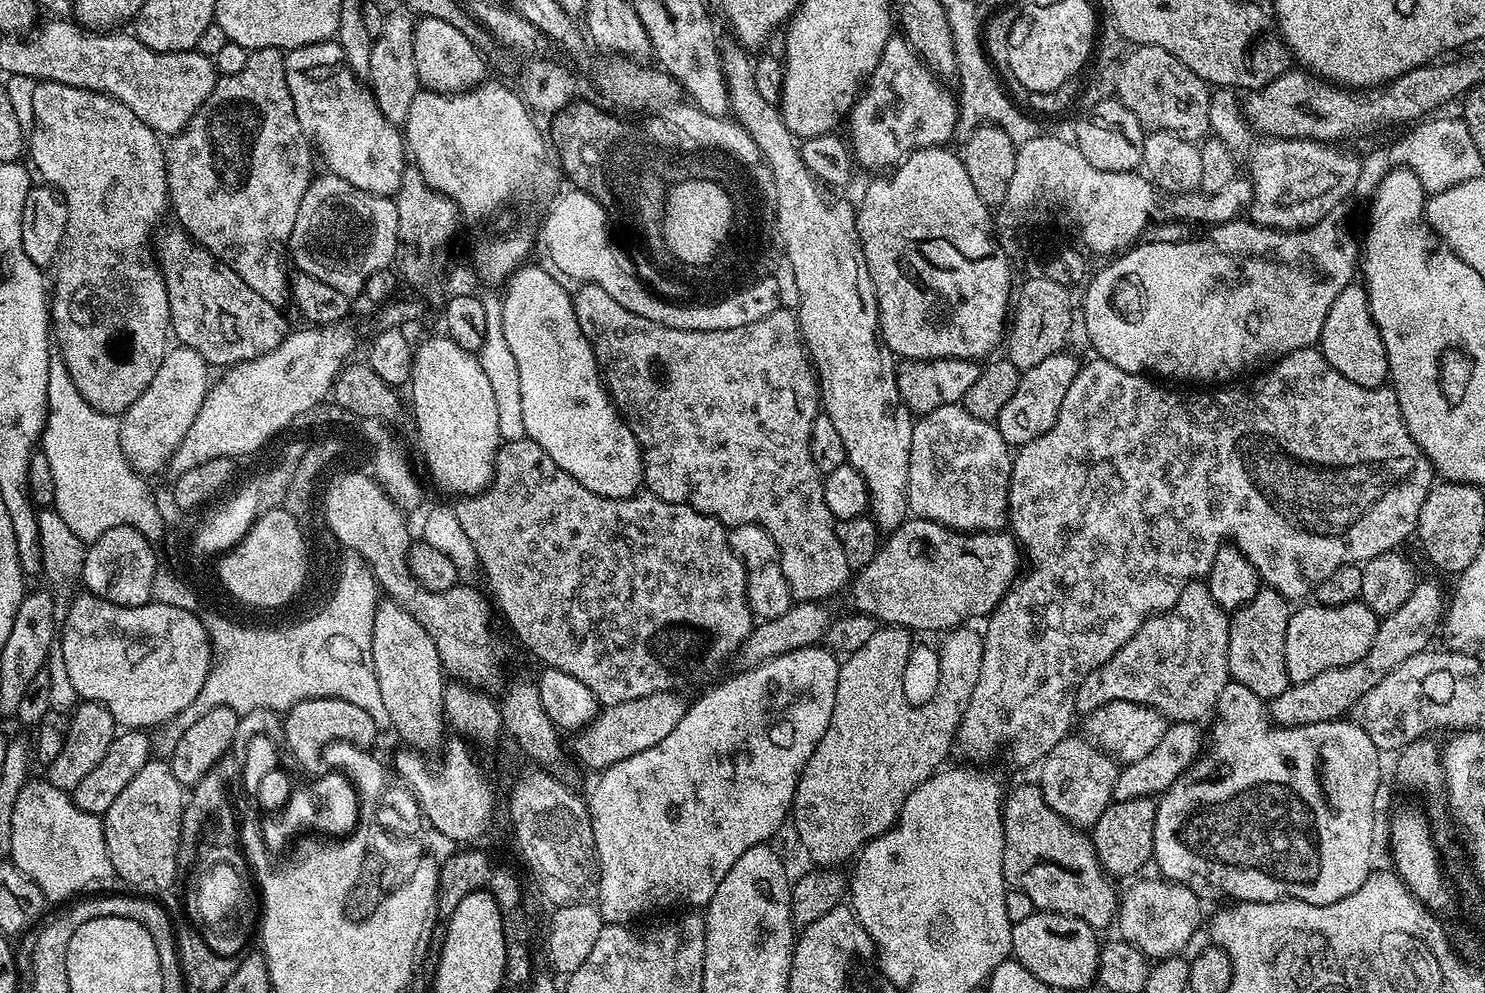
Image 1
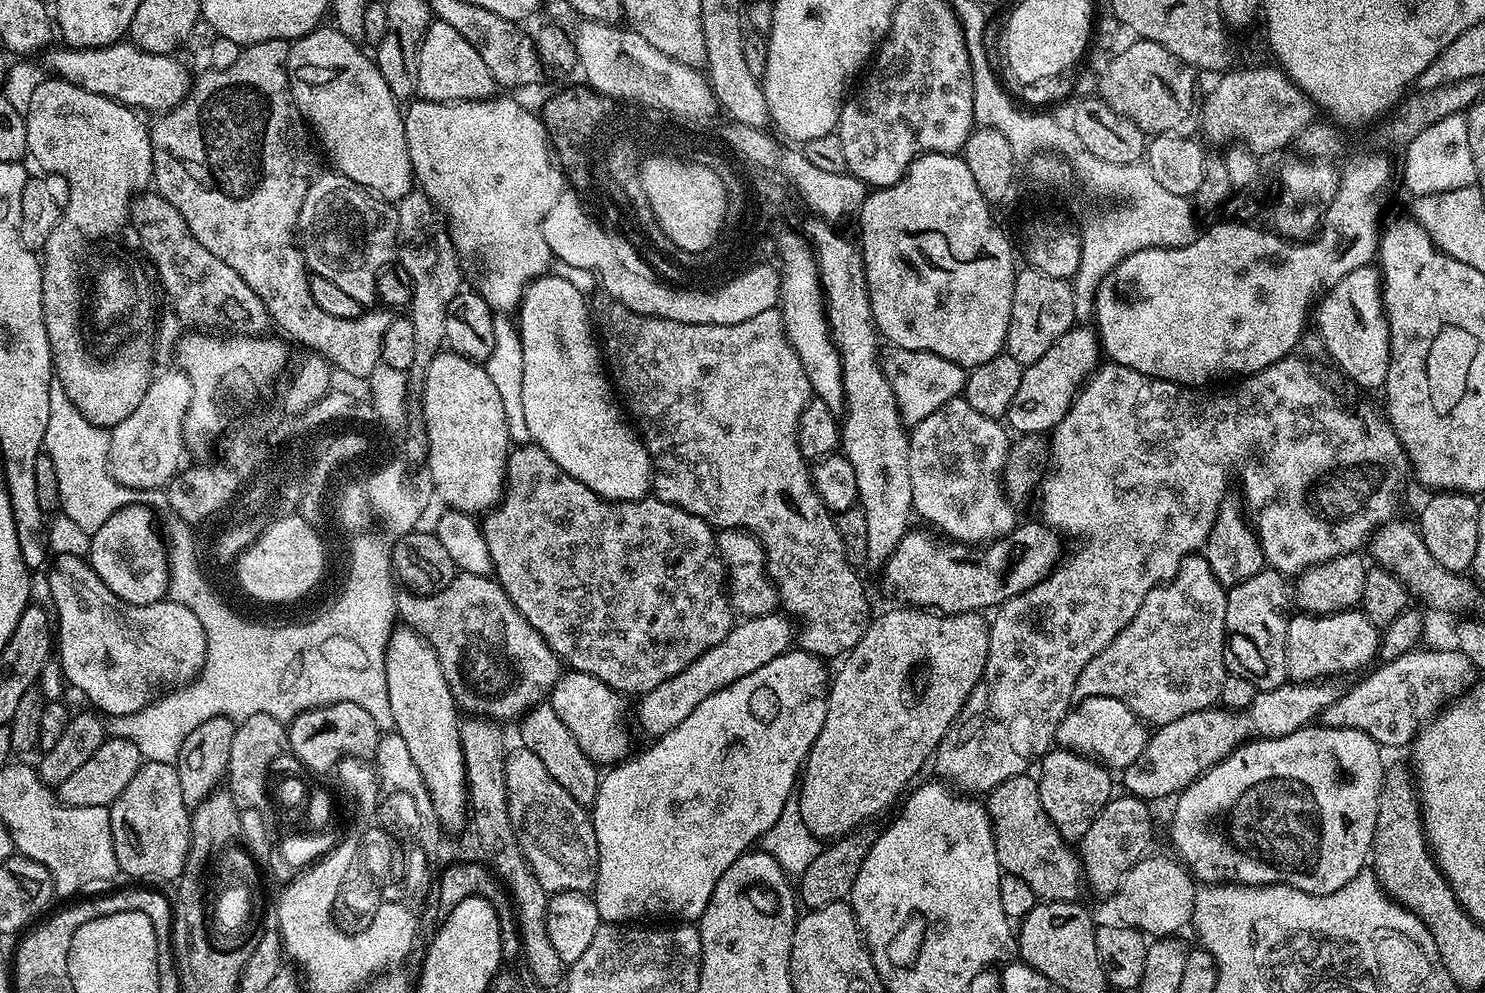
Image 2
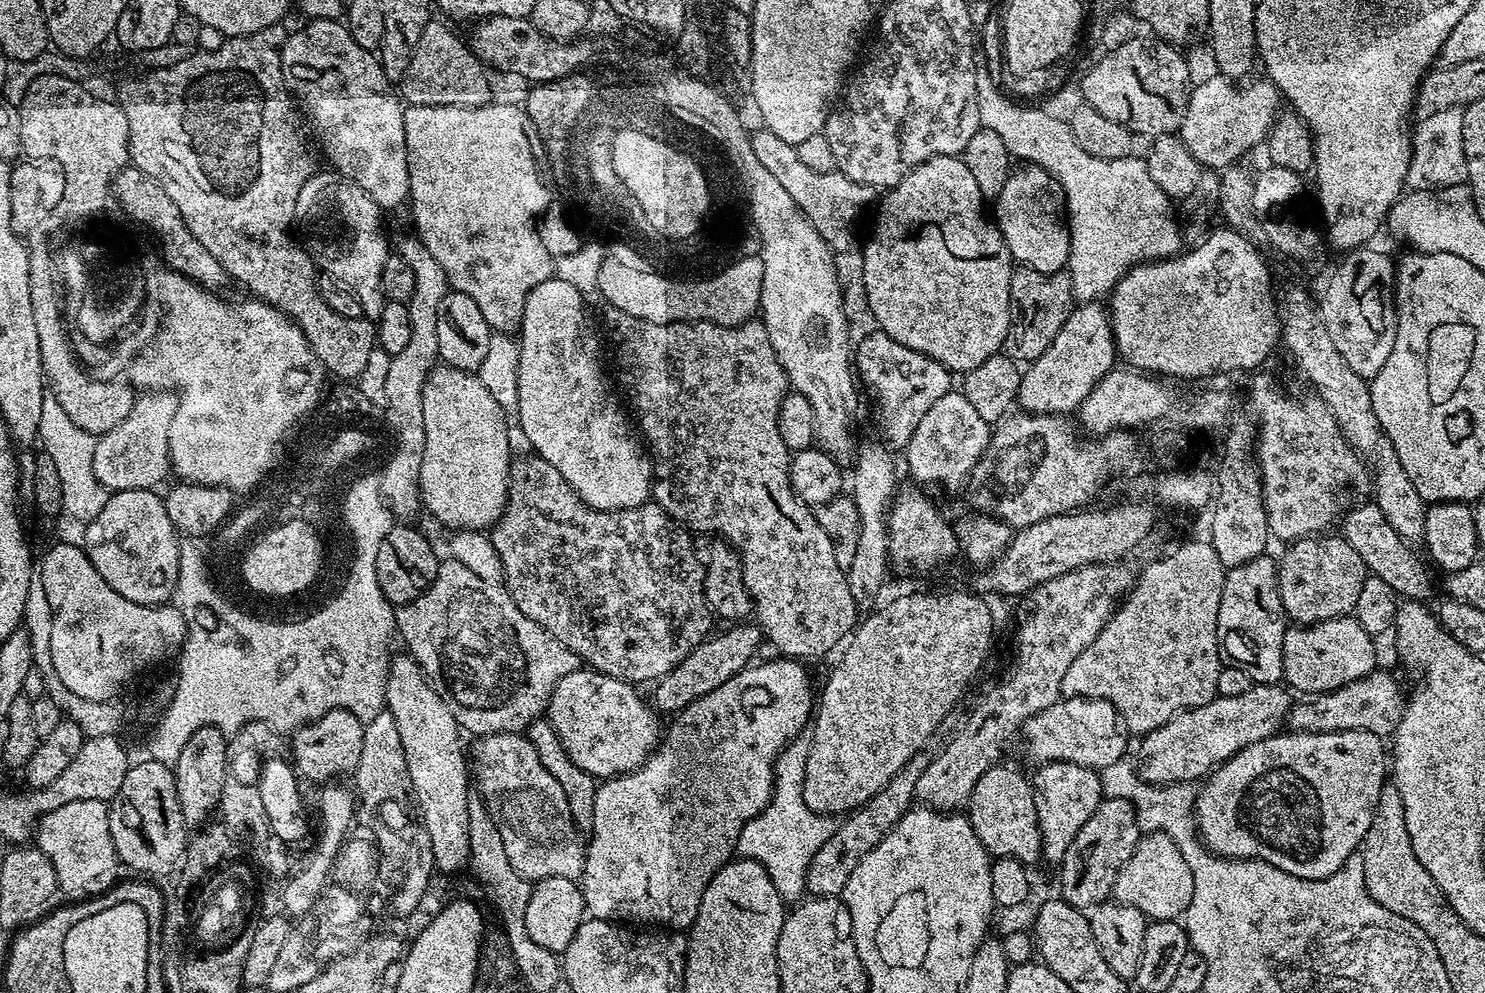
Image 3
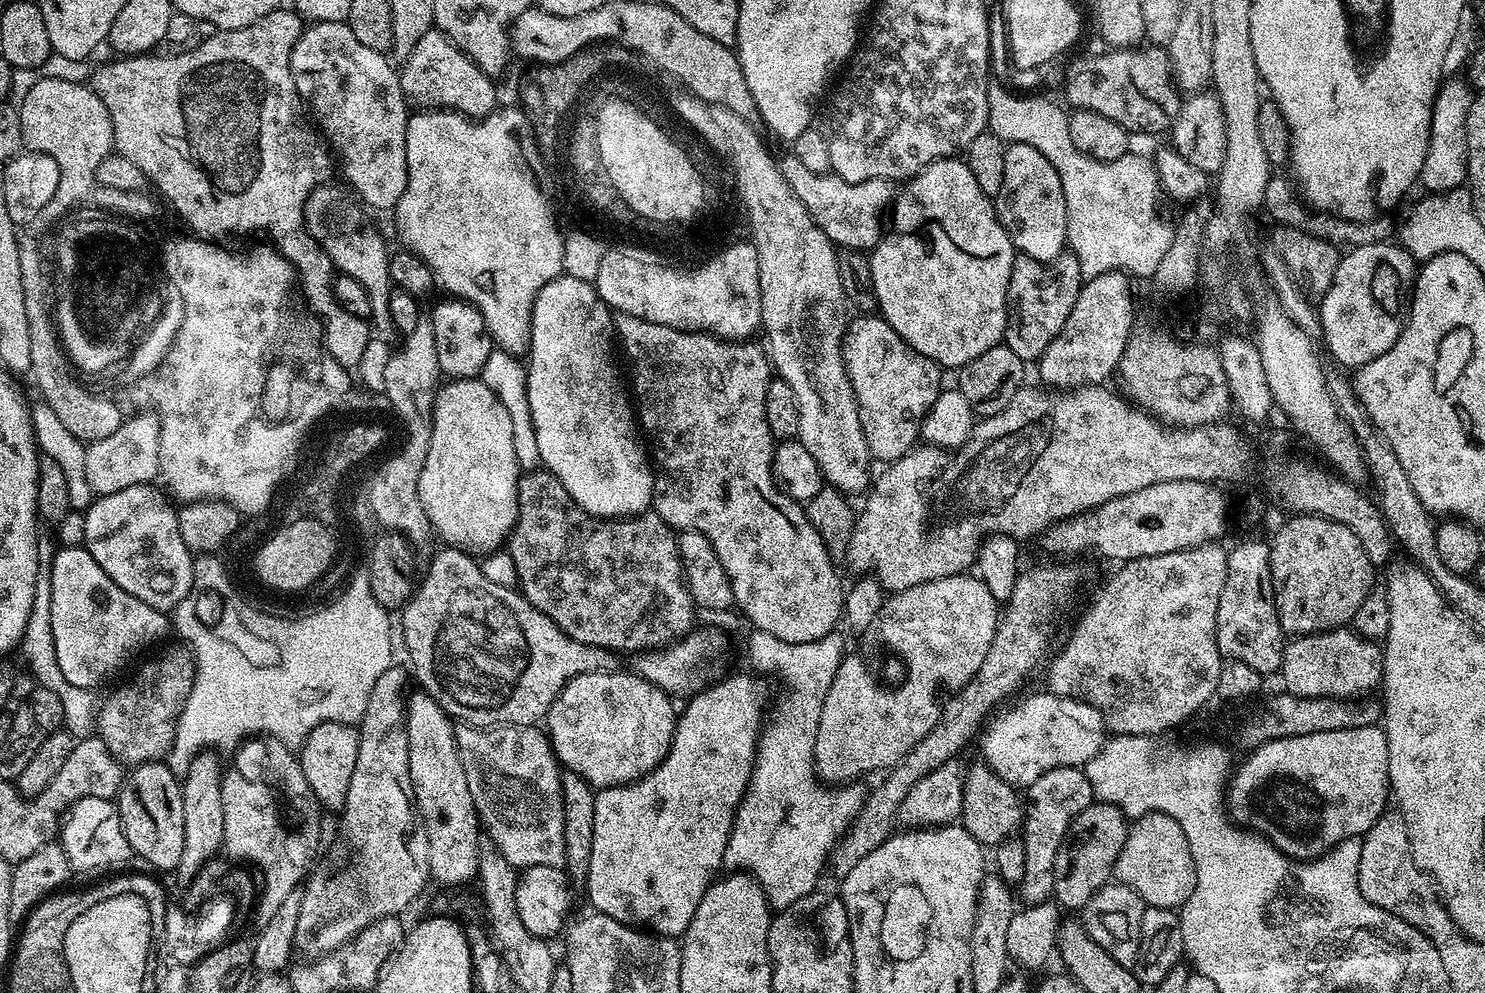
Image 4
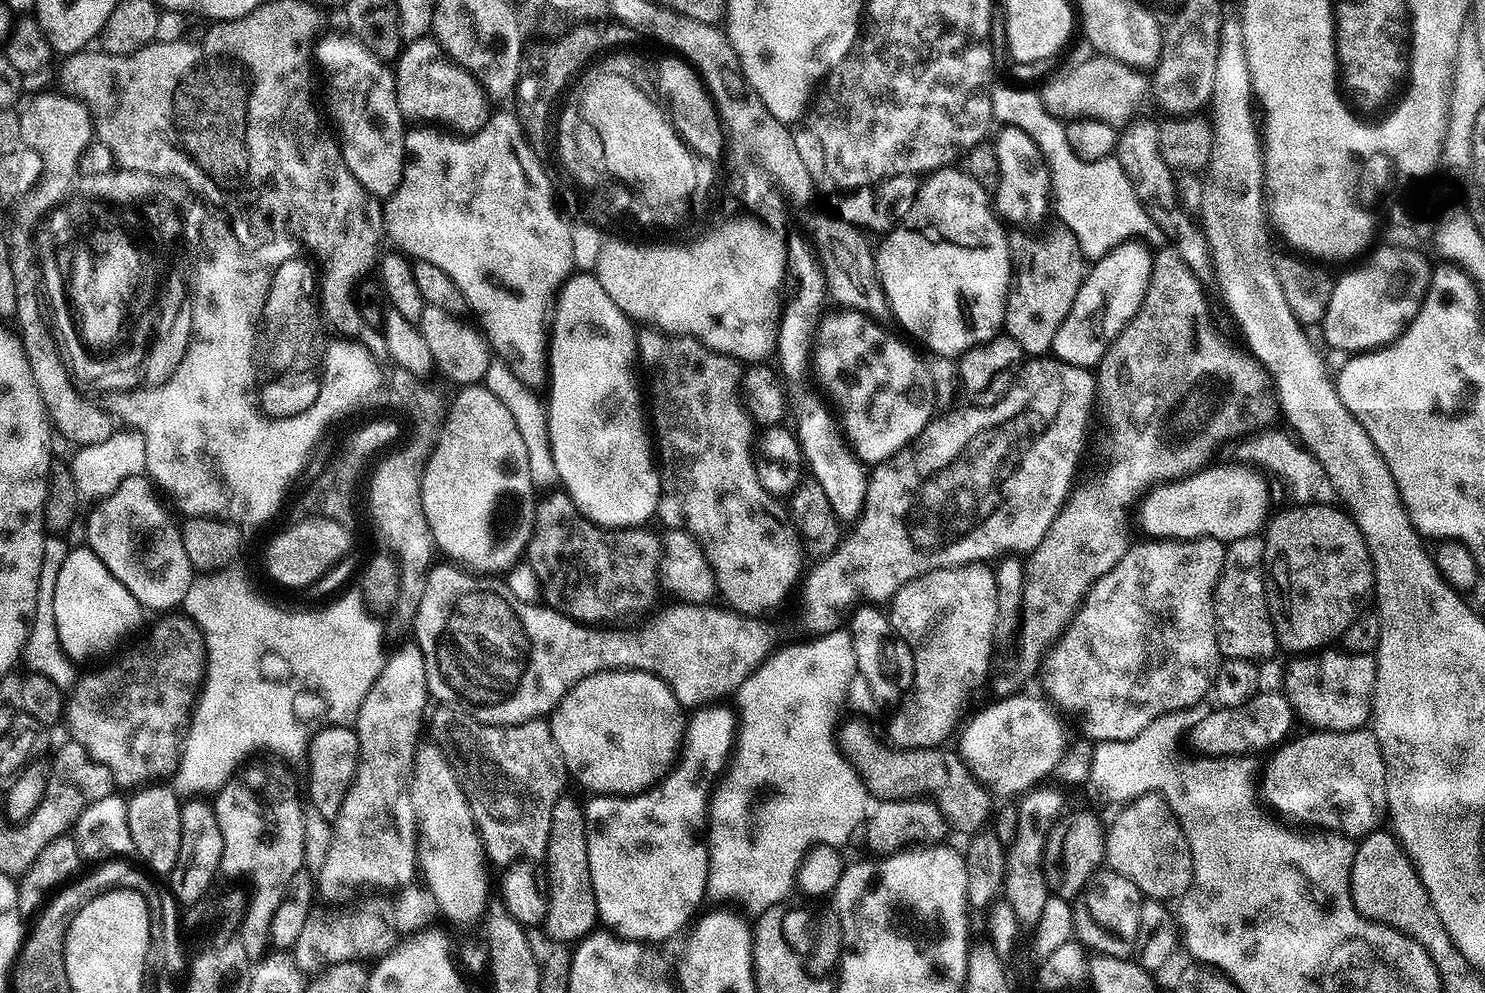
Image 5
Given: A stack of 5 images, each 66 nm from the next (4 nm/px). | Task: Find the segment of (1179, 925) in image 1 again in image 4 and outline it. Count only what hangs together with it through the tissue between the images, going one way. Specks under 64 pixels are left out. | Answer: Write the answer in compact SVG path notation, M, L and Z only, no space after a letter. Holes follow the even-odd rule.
M1151 810L1128 829L1122 854L1118 854L1115 879L1140 895L1149 909L1179 910L1183 908L1196 885L1196 863L1190 854L1184 831L1174 818Z

